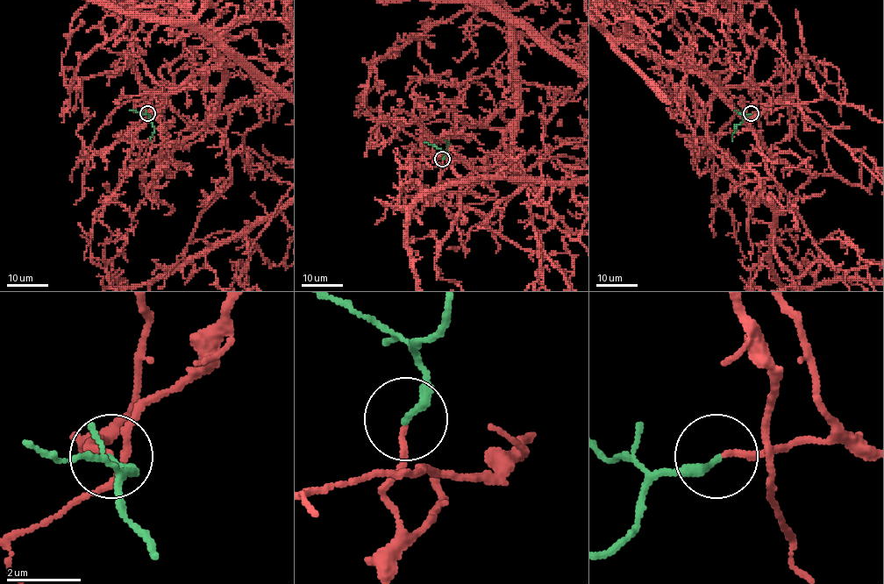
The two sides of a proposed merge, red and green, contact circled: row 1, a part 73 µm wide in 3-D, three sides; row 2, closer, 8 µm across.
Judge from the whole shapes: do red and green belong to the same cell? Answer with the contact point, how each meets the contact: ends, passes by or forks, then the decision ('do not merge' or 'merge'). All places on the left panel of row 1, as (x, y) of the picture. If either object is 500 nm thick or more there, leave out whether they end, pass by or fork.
(147, 113) | red passes by | green ends | merge

